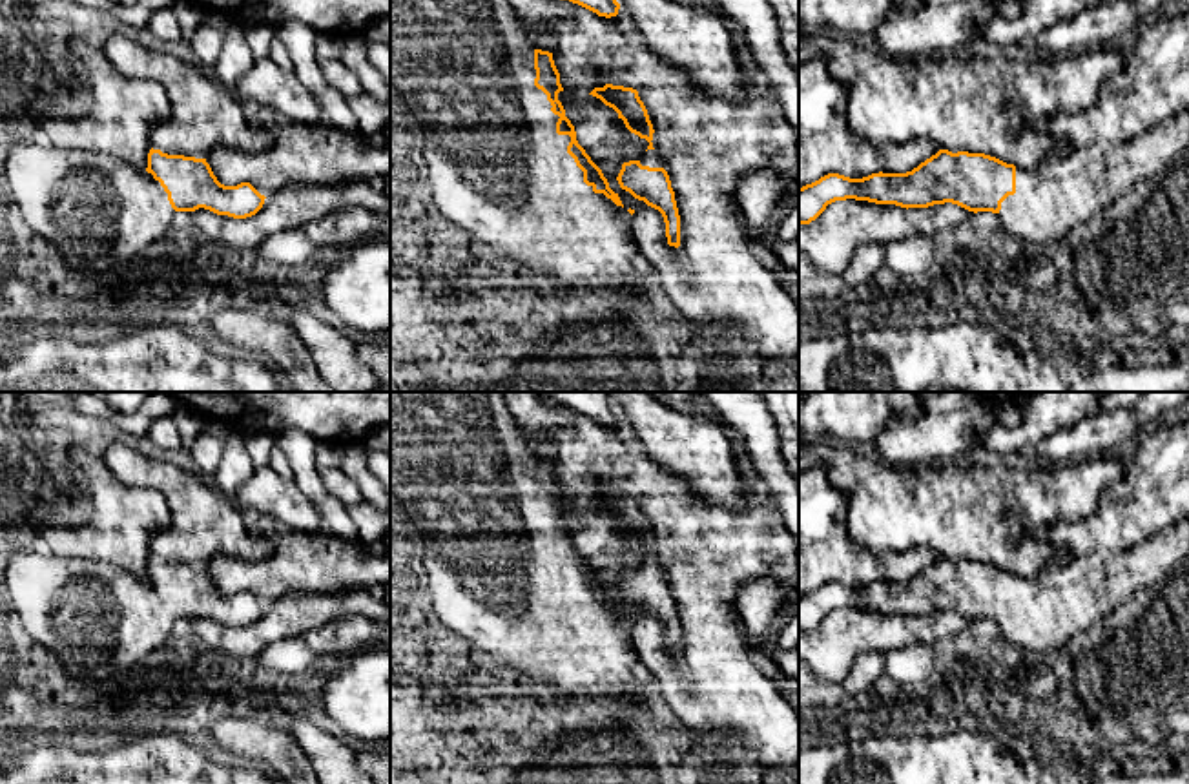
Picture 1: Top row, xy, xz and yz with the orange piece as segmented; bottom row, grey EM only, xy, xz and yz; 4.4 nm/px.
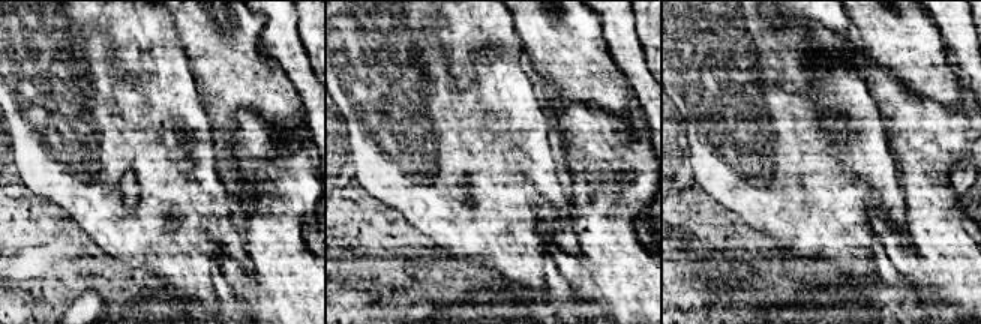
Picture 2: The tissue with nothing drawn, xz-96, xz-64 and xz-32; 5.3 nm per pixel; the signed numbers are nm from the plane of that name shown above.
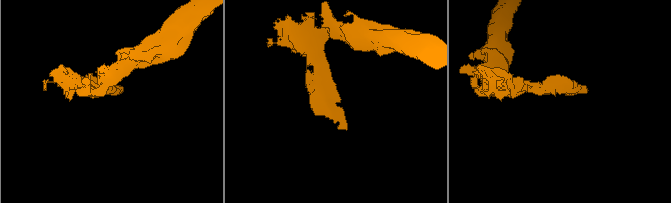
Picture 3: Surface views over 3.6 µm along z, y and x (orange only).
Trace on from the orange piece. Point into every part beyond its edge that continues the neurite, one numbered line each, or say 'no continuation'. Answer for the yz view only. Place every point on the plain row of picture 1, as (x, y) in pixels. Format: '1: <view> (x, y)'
1: yz (1047, 613)

